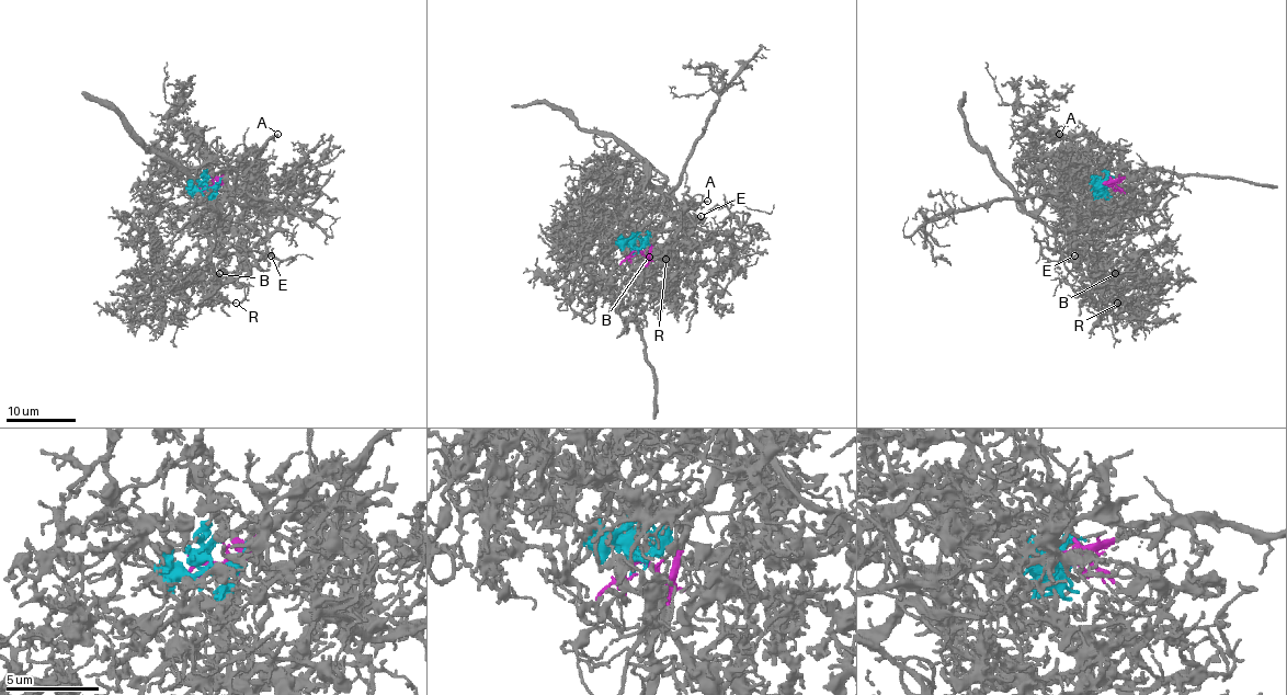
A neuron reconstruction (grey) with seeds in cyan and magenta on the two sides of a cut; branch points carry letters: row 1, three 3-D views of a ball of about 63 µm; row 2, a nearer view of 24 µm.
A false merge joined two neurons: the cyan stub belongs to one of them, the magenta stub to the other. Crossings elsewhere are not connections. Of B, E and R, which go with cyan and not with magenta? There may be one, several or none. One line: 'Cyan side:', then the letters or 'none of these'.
Cyan side: B, E, R

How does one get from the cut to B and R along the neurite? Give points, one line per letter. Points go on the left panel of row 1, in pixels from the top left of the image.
B: (207, 186), (214, 197), (205, 213), (217, 213), (241, 257), (232, 275), (217, 284), (219, 274)
R: (207, 186), (214, 197), (205, 213), (217, 213), (241, 270), (205, 304), (237, 304)

